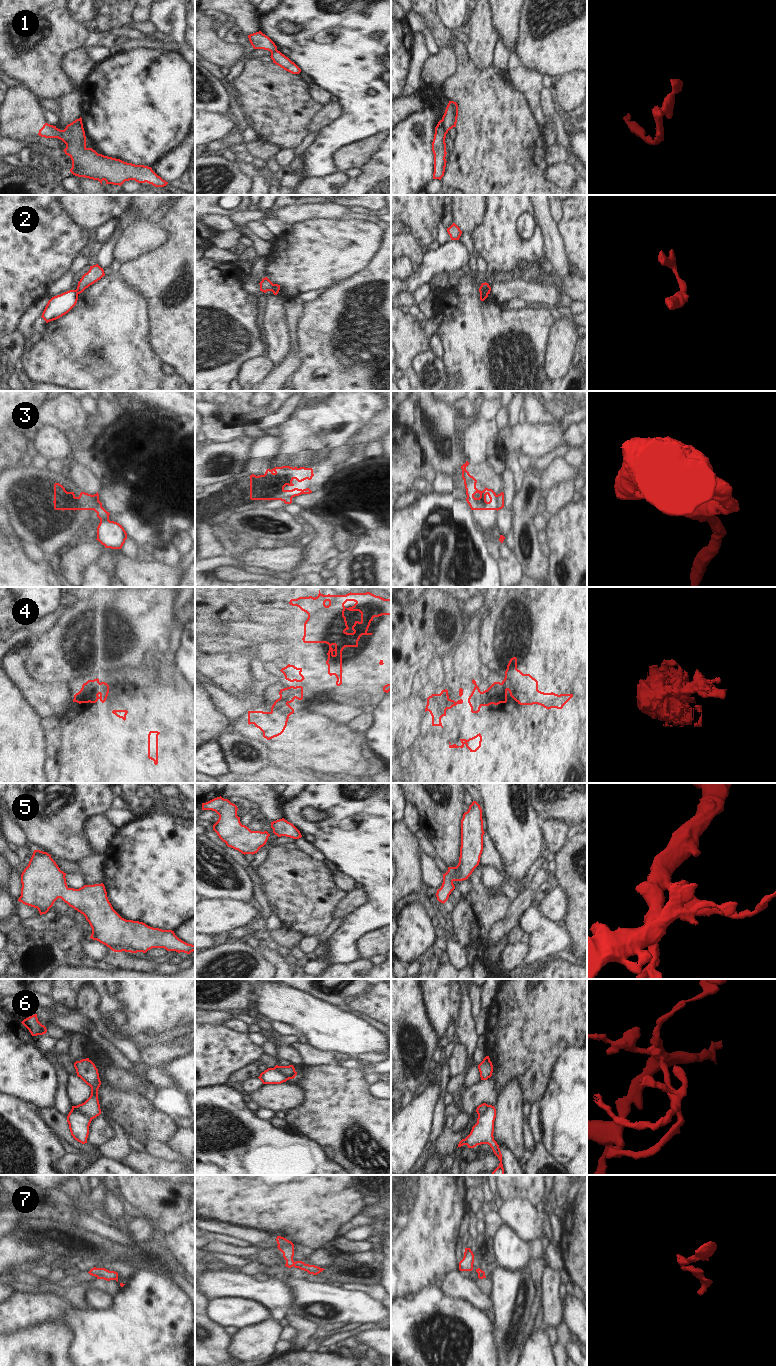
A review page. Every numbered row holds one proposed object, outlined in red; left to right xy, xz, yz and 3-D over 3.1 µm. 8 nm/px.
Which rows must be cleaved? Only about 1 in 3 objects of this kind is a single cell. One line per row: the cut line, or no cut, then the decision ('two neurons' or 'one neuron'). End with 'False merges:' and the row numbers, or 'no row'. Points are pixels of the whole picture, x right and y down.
1: cut yz (441, 120), (442, 127), (446, 133); two neurons
2: cut xz (273, 284), (271, 290); two neurons
3: cut yz (496, 495), (497, 509); two neurons
4: cut xz (280, 697), (287, 703); two neurons
5: cut none; one neuron
6: cut xy (73, 1106), (91, 1120); two neurons
7: cut none; one neuron
False merges: 1, 2, 3, 4, 6

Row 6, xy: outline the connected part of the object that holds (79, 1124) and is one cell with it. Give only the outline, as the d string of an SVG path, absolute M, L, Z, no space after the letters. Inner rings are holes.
M72 1106L72 1109L67 1116L67 1122L69 1124L71 1135L75 1140L82 1144L87 1143L91 1121L91 1119L76 1111L74 1106Z

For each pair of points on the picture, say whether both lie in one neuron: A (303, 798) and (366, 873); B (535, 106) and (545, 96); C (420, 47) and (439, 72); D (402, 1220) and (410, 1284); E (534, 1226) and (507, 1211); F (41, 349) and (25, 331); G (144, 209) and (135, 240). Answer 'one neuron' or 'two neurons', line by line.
A: one neuron
B: two neurons
C: two neurons
D: one neuron
E: one neuron
F: two neurons
G: two neurons

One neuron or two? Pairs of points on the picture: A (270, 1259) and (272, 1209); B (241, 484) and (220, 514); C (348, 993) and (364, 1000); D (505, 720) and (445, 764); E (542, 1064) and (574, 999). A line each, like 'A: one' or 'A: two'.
A: two
B: one
C: two
D: one
E: one

